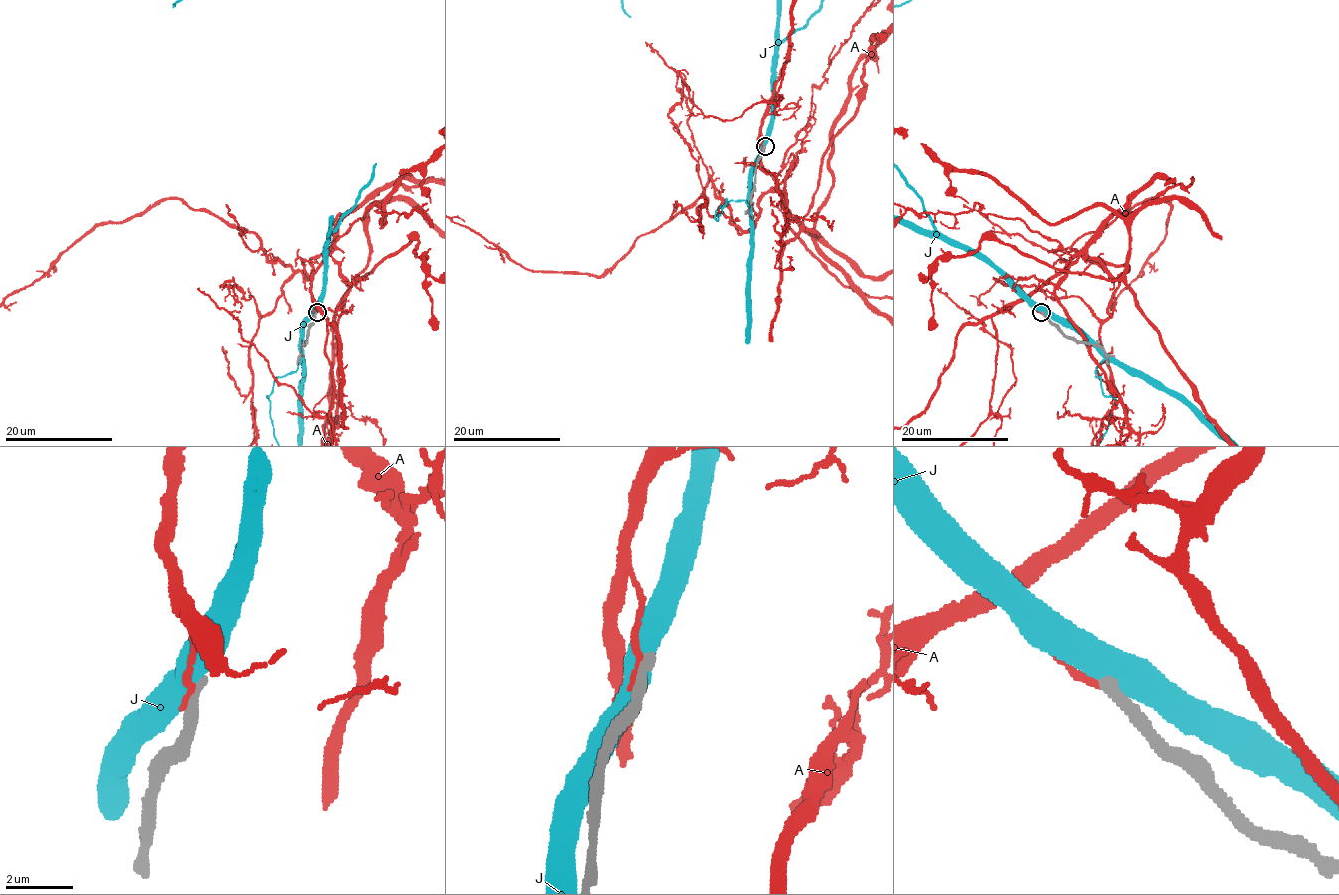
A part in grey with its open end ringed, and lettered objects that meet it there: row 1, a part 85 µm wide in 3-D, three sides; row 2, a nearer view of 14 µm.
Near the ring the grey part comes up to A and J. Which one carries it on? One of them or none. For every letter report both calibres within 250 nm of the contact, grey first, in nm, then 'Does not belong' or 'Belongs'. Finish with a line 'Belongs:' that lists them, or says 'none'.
A: Thickness 400 nm (grey) against 190 nm. Does not belong
J: Thickness 360 nm (grey) against 550 nm. Does not belong
Belongs: none

